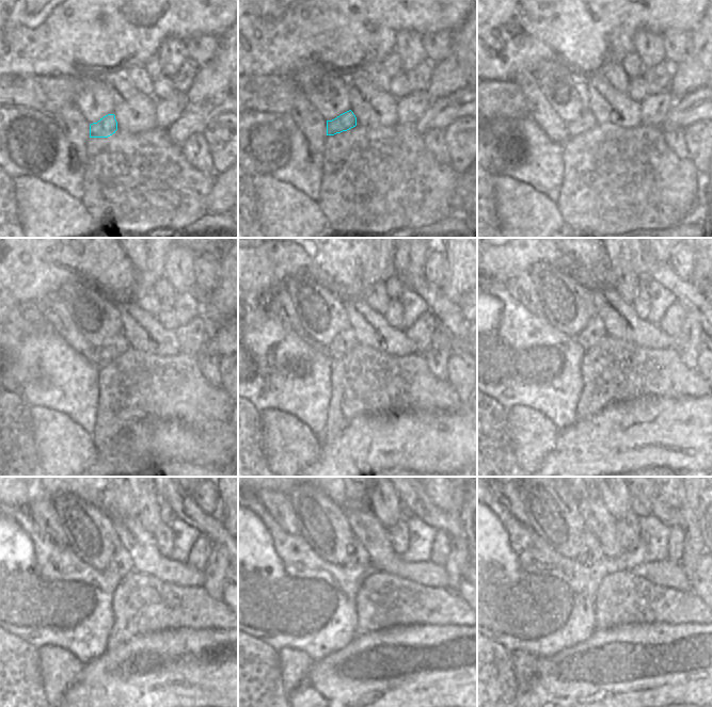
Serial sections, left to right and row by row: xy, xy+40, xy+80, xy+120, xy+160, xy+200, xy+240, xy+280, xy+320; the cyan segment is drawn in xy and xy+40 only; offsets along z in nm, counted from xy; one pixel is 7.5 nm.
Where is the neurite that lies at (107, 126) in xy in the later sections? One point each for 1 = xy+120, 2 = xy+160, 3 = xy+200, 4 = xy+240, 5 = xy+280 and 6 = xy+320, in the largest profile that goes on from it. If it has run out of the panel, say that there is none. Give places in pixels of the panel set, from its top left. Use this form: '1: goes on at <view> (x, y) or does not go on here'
1: goes on at xy+120 (115, 346)
2: goes on at xy+160 (345, 342)
3: goes on at xy+200 (594, 331)
4: goes on at xy+240 (121, 564)
5: goes on at xy+280 (359, 557)
6: goes on at xy+320 (595, 552)

